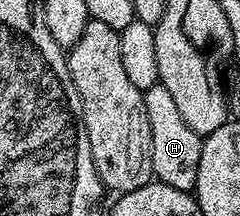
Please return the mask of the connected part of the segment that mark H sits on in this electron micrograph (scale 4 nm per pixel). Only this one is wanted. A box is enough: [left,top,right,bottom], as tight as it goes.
[144,83,202,191]

